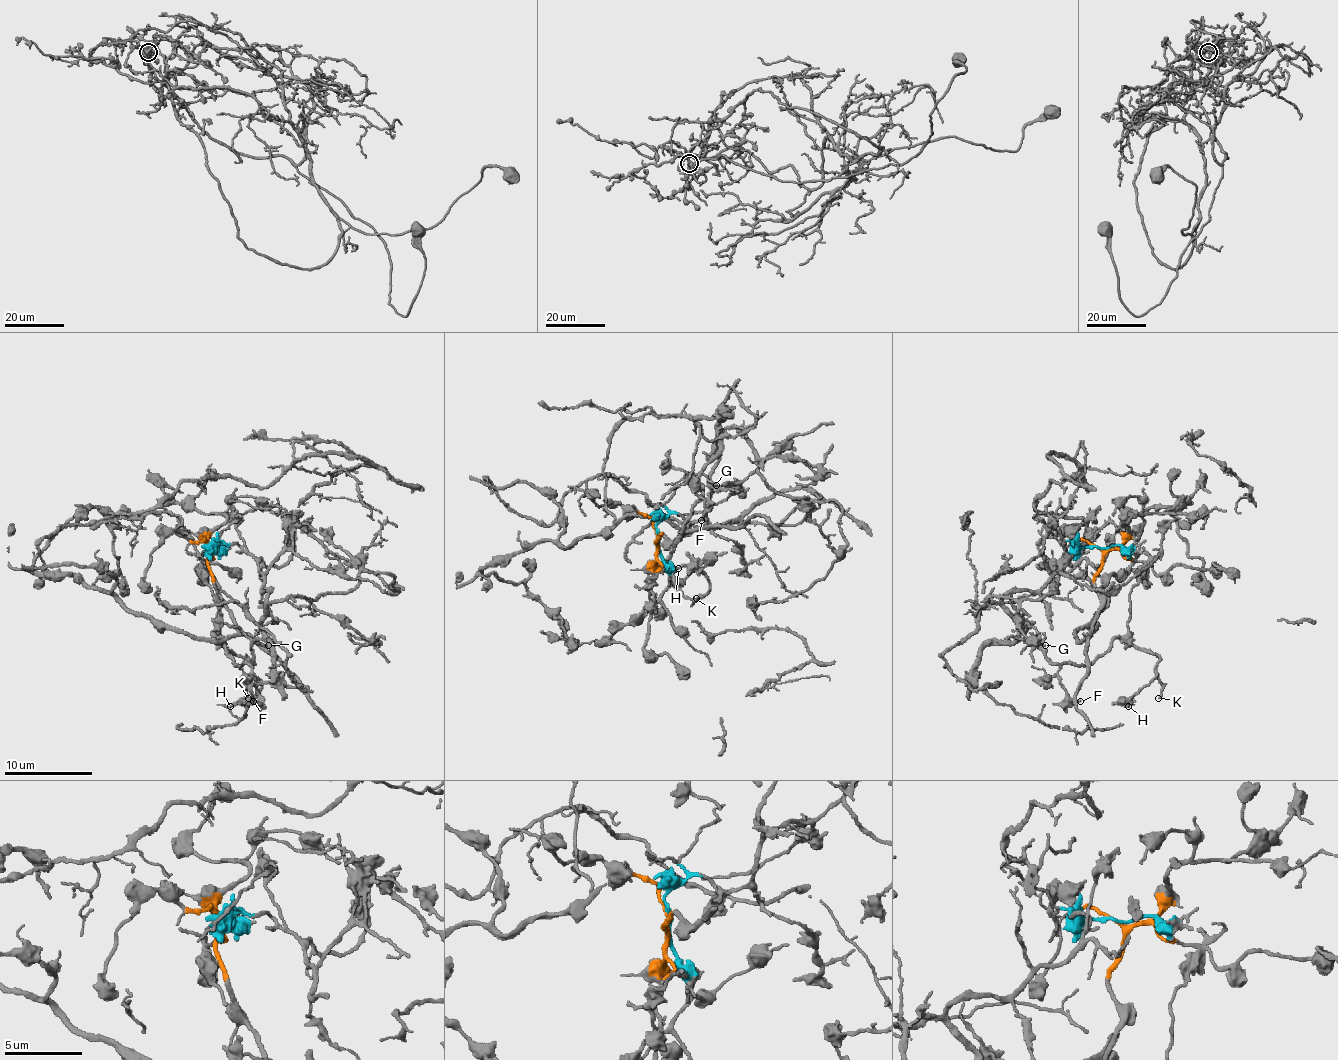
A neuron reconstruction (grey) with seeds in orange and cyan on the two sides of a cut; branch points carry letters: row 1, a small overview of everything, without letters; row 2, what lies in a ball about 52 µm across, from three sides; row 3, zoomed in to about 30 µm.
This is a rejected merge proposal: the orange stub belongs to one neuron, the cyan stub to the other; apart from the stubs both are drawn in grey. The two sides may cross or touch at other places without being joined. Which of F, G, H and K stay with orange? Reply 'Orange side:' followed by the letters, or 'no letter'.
Orange side: no letter

